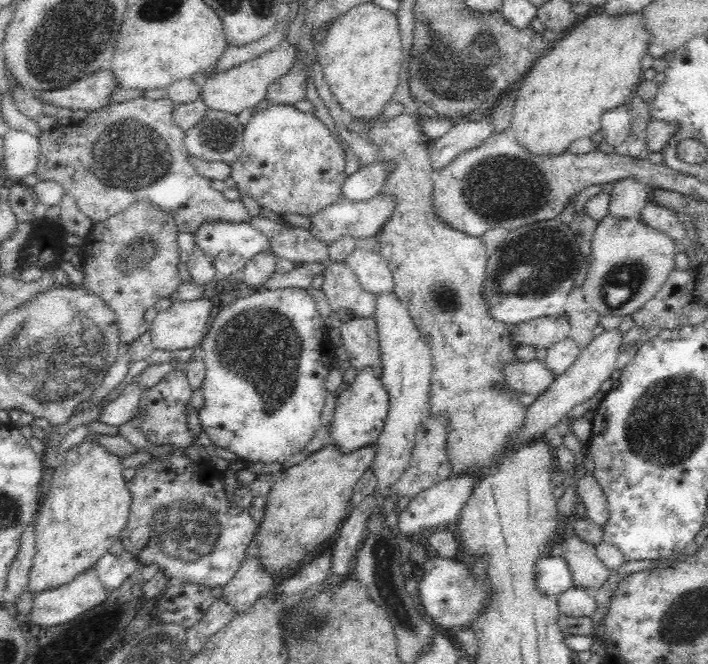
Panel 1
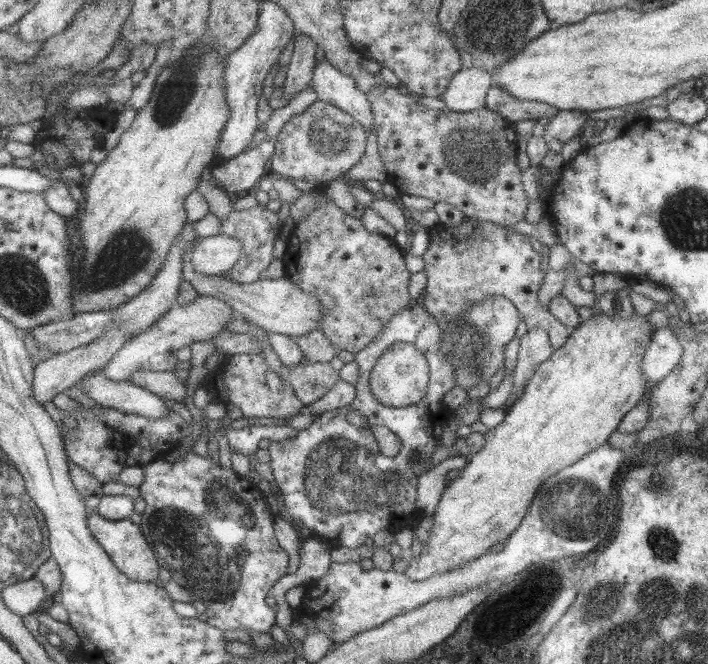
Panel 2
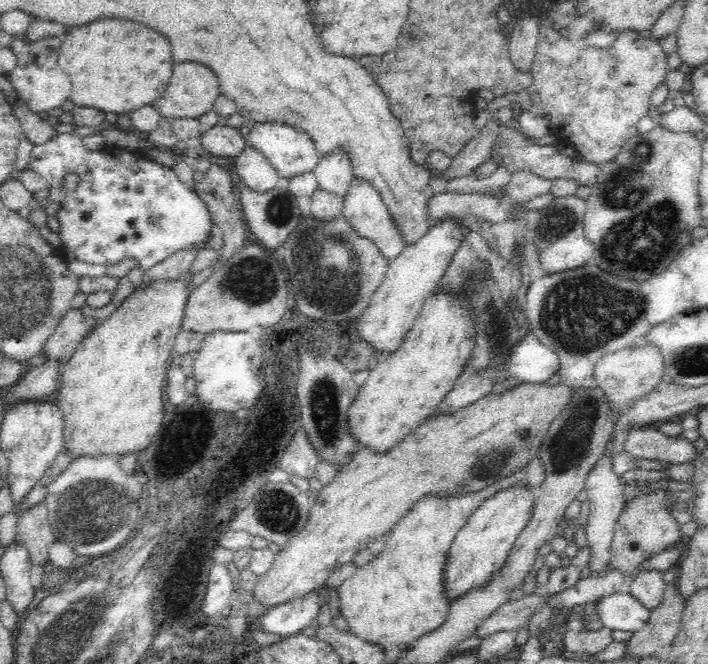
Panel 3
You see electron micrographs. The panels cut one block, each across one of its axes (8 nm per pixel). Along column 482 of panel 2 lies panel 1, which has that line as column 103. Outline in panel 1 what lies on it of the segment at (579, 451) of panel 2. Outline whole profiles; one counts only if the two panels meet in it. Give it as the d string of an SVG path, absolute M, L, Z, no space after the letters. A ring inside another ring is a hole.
M93 432L90 438L83 439L80 444L68 448L62 454L61 464L55 468L49 491L40 512L37 512L36 550L27 586L32 595L76 578L88 566L95 564L100 556L106 554L111 544L119 538L127 525L132 506L131 492L122 475L124 469L121 458L104 448Z

